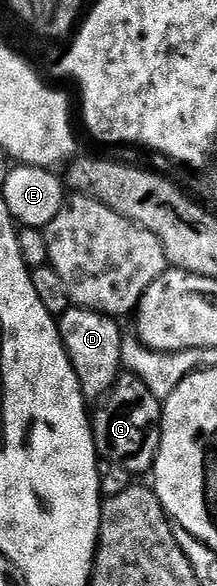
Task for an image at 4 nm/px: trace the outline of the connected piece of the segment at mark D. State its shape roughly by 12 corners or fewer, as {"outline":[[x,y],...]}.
{"outline":[[72,307],[60,339],[87,402],[123,372],[115,318]]}

